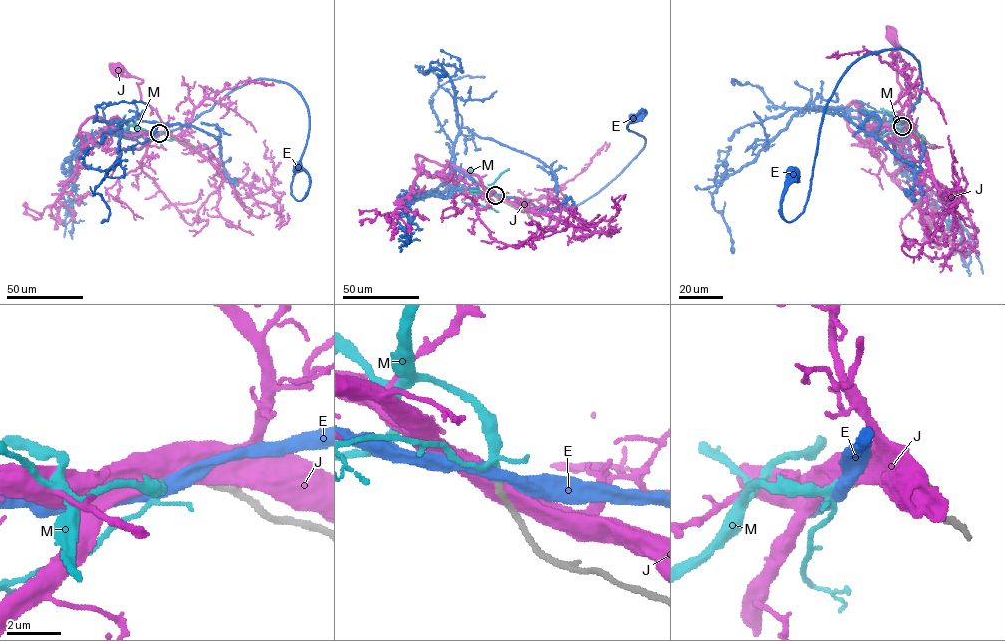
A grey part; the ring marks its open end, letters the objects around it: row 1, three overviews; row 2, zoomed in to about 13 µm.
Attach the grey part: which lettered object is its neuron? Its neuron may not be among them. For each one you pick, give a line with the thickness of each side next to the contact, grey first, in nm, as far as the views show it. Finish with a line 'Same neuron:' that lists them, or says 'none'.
M: calibres 240 and 160 nm
Same neuron: M

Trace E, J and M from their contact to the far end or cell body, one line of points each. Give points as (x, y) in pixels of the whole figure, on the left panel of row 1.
E: (160, 133), (250, 81), (281, 81), (308, 108), (291, 186), (301, 200), (309, 180), (297, 166)
J: (160, 133), (164, 131), (165, 125), (157, 113), (141, 100), (137, 83), (143, 81), (118, 68)
M: (159, 133), (139, 127), (136, 132), (157, 139), (161, 144), (159, 147)

